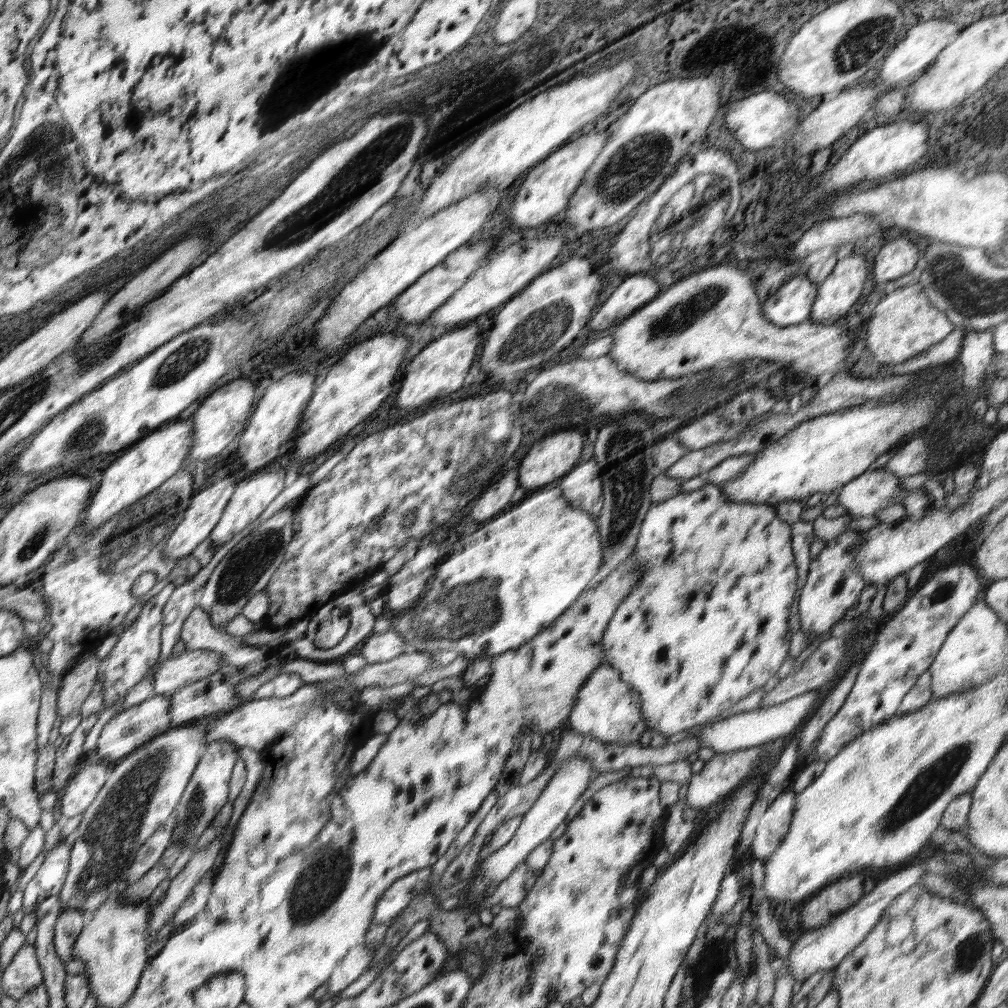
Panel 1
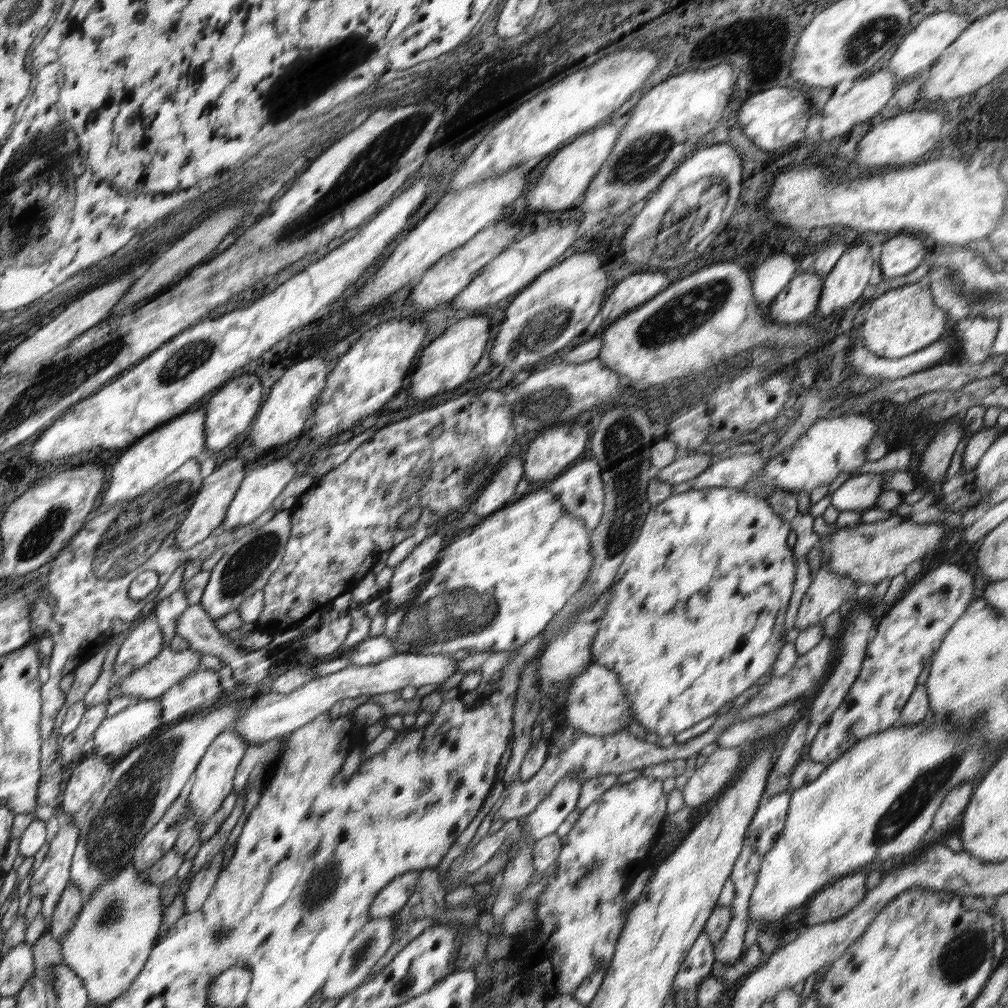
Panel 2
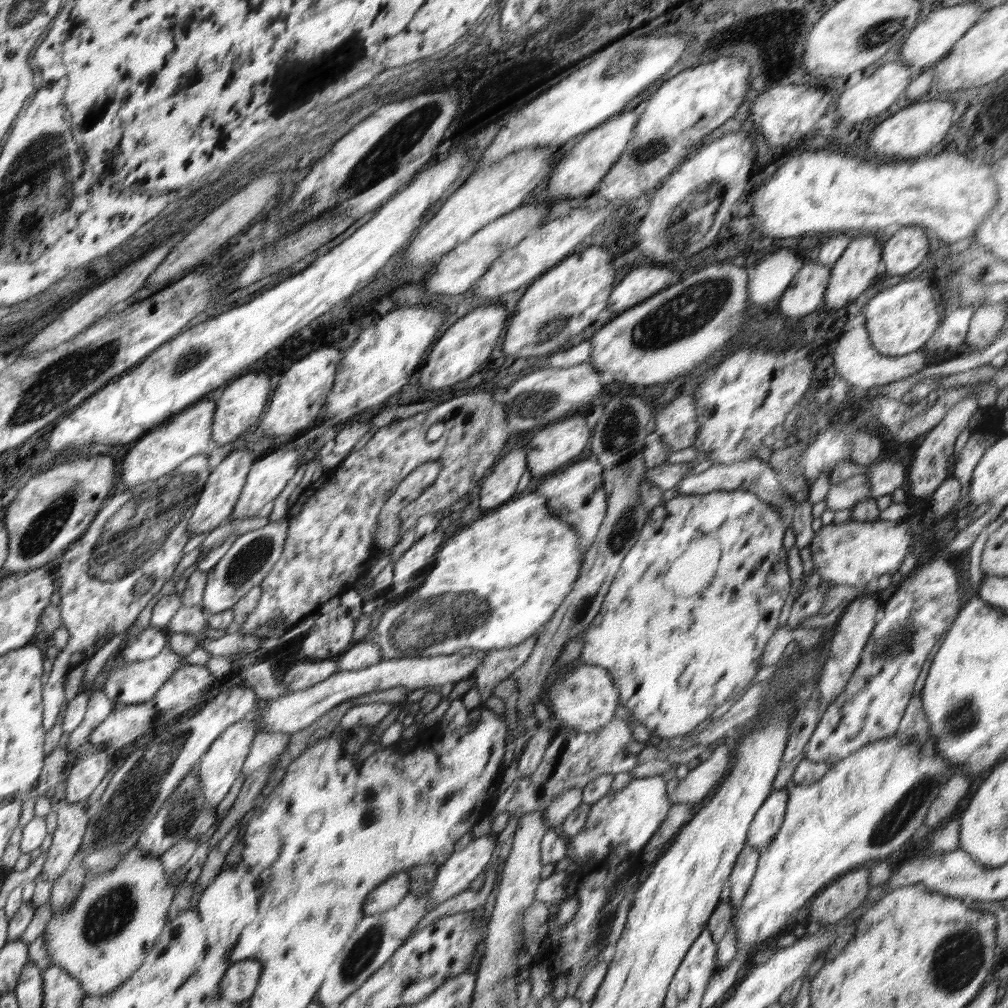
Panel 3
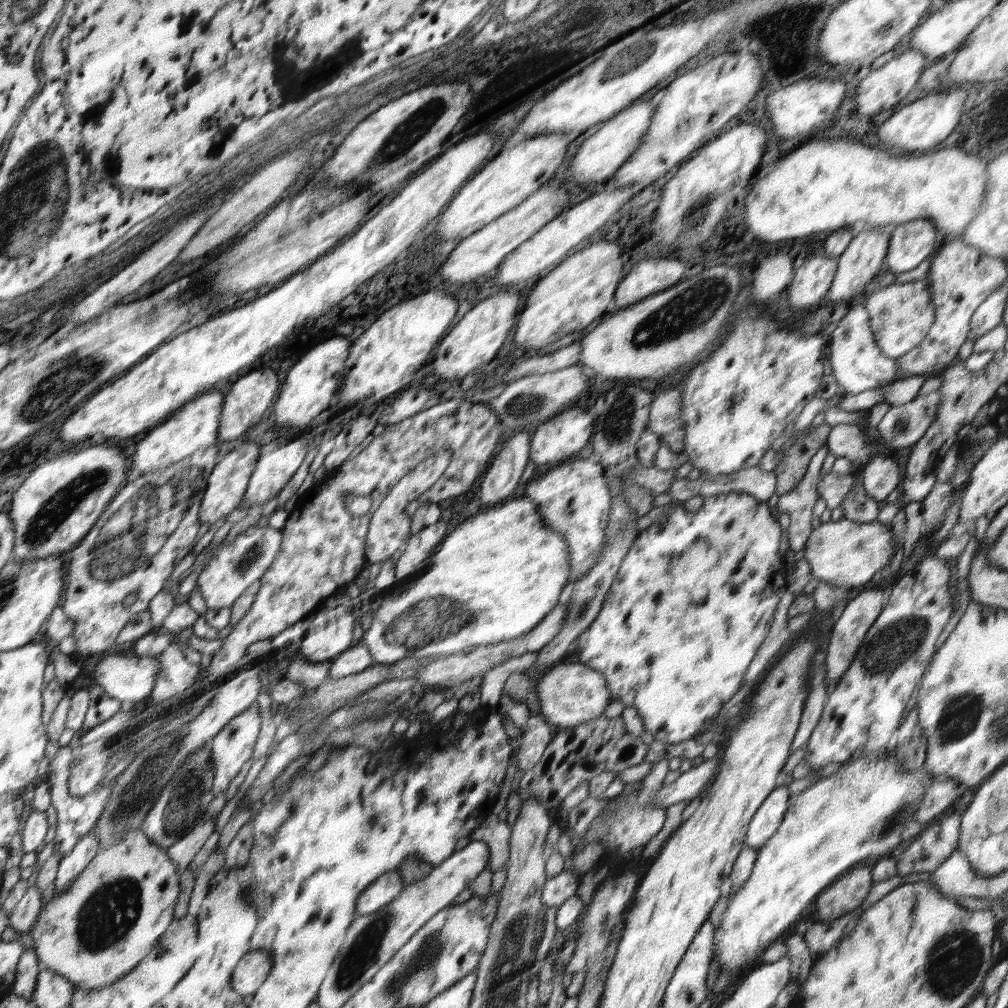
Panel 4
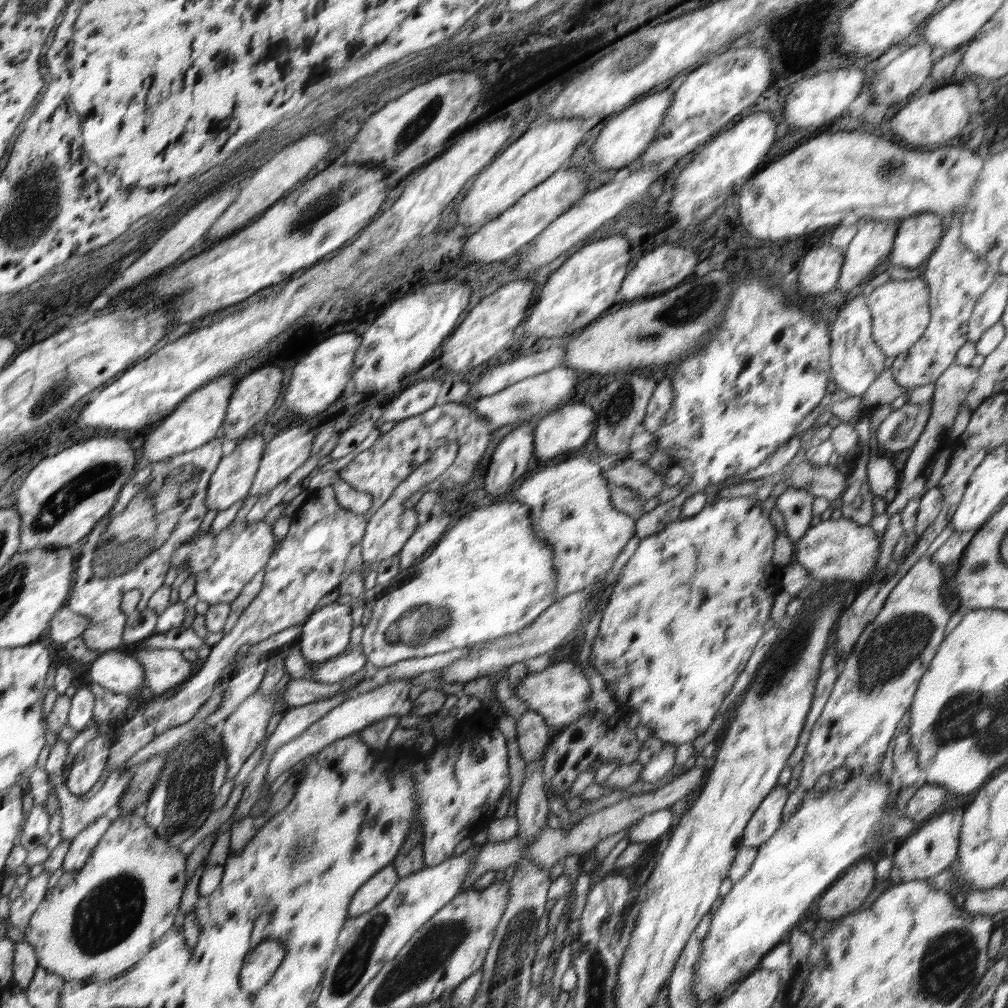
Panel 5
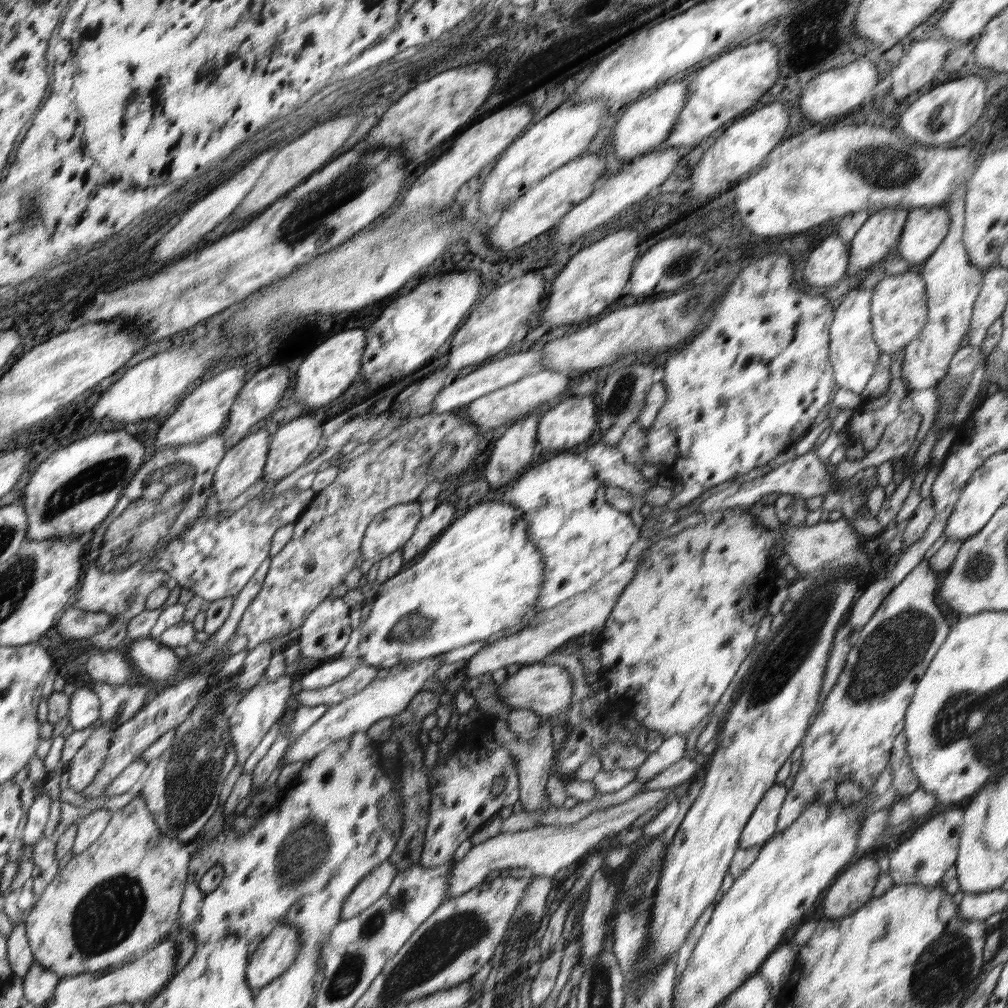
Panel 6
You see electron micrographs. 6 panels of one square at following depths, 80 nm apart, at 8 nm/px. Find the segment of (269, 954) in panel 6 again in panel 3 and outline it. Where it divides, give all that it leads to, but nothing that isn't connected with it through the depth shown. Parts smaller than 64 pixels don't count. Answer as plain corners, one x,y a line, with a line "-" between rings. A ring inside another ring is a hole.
255,958
232,963
220,984
224,998
227,998
228,1002
247,1002
255,992
262,972
263,966

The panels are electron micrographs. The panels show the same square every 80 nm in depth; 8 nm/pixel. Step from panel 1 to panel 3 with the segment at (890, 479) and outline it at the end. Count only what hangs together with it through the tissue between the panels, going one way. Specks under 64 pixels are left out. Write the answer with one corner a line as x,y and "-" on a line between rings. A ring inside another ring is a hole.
858,474
837,482
836,485
831,484
825,497
827,508
833,511
850,509
869,498
870,489
868,474

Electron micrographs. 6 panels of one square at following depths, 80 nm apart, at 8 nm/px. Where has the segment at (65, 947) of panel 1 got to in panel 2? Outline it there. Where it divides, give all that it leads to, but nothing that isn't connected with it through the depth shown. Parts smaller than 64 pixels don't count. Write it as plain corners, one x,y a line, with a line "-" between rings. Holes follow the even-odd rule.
68,882
68,886
62,891
59,903
53,912
50,934
56,942
61,942
67,932
72,928
75,920
83,910
83,902
79,888

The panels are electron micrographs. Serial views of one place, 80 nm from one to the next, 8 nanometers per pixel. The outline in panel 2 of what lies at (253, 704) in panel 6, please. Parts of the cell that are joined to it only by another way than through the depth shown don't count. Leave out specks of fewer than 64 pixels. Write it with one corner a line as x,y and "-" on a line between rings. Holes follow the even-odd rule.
228,729
223,733
220,733
219,737
212,742
211,747
207,749
207,752
203,754
203,758
199,762
199,766
195,770
194,776
191,778
191,789
187,796
187,804
189,804
189,808
191,808
191,818
194,824
198,824
198,826
205,825
209,816
214,814
220,808
220,805
224,800
226,800
226,797
233,792
233,780
236,769
238,768
240,760
242,760
244,751
248,747
248,743
246,743
238,733
234,733
234,731

